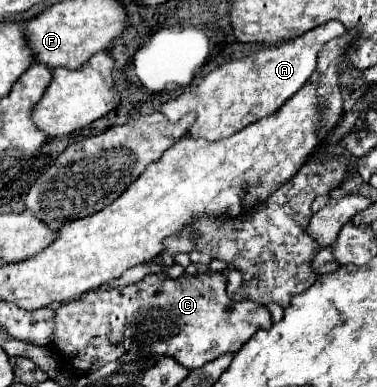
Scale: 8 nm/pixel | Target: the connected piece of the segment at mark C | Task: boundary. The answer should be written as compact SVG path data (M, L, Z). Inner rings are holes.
M149 273L139 283L87 293L79 301L71 301L57 309L57 325L55 337L47 345L51 351L59 351L71 365L79 371L95 371L103 365L117 361L123 353L157 353L171 355L187 369L197 369L225 353L237 353L259 329L269 329L273 325L271 315L265 305L253 301L233 301L225 293L225 281L221 275L215 275L215 283L209 273L181 275L179 279L171 279L167 273Z

